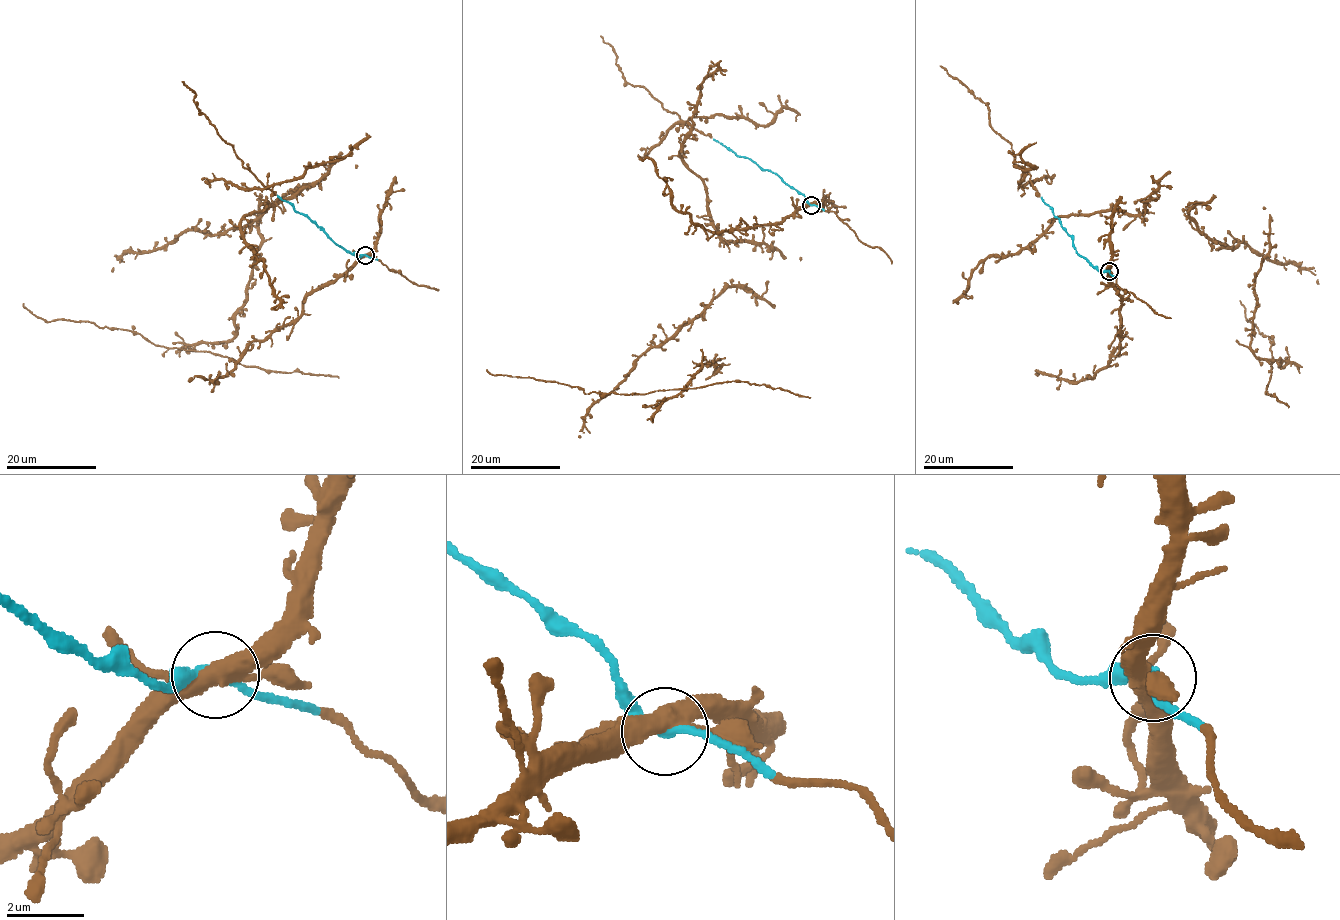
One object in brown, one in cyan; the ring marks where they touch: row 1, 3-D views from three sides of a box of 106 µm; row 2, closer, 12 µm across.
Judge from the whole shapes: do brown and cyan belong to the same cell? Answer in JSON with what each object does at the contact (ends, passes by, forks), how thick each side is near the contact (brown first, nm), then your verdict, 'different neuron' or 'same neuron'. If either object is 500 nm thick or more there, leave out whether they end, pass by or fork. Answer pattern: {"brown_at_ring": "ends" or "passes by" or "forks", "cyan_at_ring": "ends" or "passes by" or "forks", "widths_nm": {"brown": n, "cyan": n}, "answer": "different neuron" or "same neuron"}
{"brown_at_ring": "forks", "cyan_at_ring": "passes by", "widths_nm": {"brown": 400, "cyan": 200}, "answer": "same neuron"}

